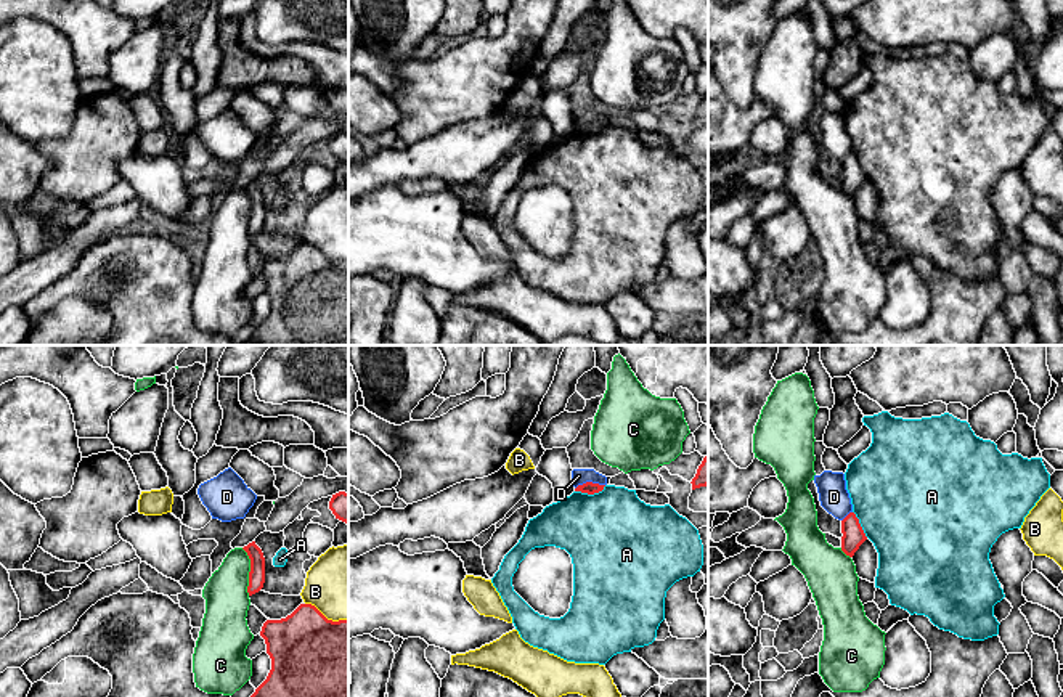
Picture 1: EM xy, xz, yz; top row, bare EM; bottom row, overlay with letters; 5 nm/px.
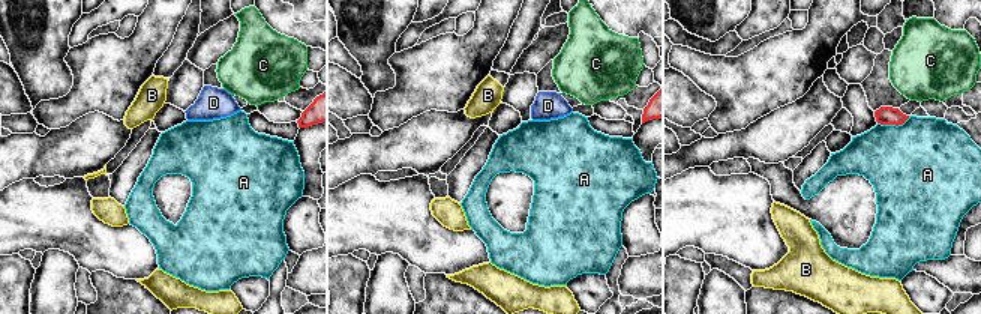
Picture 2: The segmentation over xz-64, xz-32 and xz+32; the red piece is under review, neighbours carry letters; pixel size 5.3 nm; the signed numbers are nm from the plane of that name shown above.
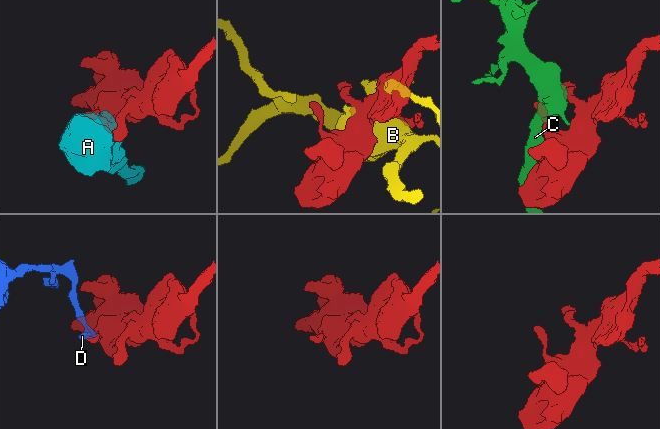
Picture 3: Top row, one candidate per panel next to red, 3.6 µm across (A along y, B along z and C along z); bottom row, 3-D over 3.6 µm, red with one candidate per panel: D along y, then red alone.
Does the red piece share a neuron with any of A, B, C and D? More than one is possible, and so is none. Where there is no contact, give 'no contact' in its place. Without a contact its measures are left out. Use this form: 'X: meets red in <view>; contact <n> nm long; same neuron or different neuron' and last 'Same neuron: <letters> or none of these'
A: meets red in xz; contact 160 nm long; different neuron
B: meets red in xy; contact 240 nm long; different neuron
C: meets red in xy; contact 240 nm long; different neuron
D: meets red in xz; contact 150 nm long; different neuron
Same neuron: none of these

